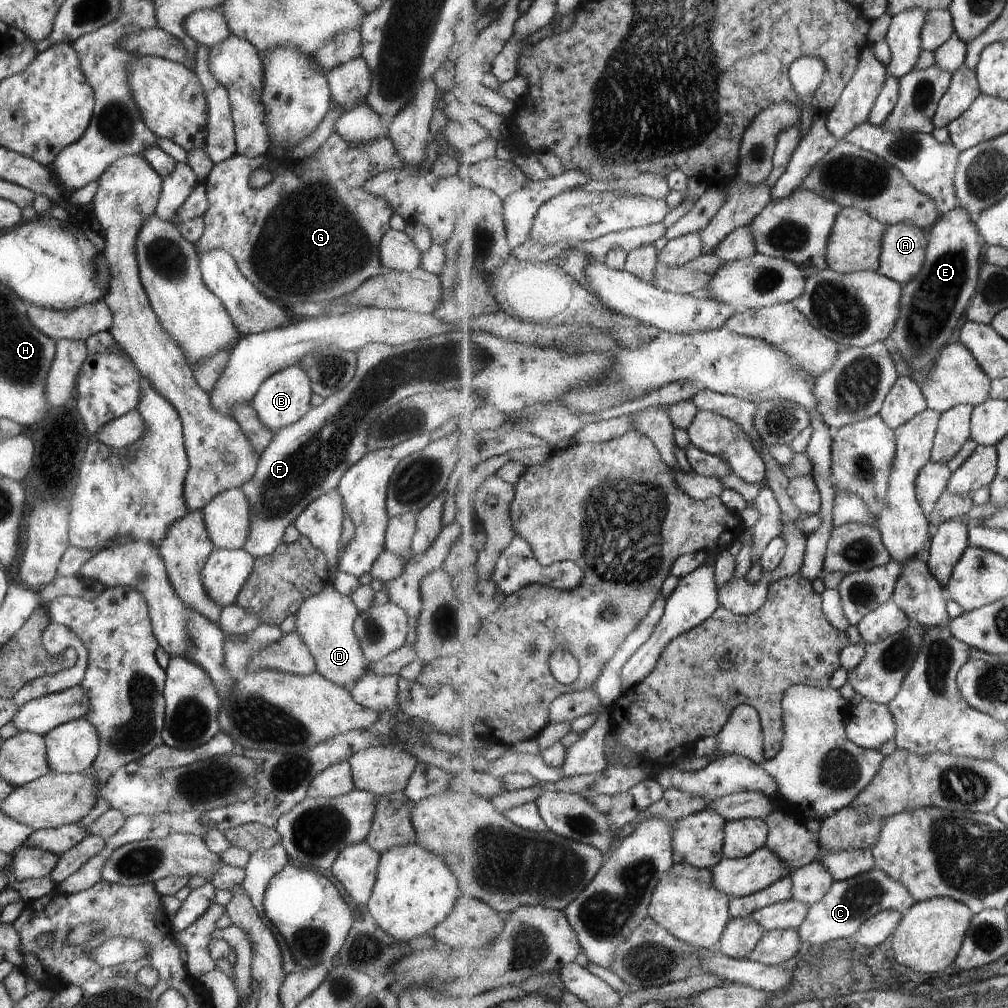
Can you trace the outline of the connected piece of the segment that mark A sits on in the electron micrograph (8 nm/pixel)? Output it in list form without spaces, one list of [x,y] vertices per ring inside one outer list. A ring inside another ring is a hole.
[[[911,223],[889,225],[878,271],[905,286],[921,272],[927,249],[927,231],[921,227]]]

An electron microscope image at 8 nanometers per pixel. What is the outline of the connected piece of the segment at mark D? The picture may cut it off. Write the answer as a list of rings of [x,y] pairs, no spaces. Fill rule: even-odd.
[[[327,582],[317,594],[305,599],[293,614],[296,617],[295,632],[311,653],[316,672],[348,691],[368,670],[368,662],[361,652],[352,627],[357,613],[358,610],[348,595],[339,594]]]

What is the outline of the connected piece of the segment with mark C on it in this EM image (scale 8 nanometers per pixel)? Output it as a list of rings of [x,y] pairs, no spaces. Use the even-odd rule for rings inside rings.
[[[875,867],[867,874],[833,884],[832,890],[821,902],[810,906],[798,933],[803,945],[822,947],[832,940],[853,938],[860,931],[861,925],[880,912],[891,909],[905,914],[916,903],[906,886],[893,880],[884,870]]]

